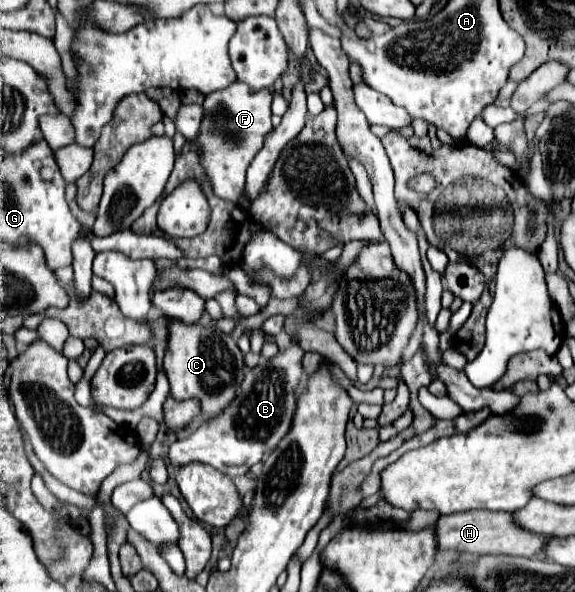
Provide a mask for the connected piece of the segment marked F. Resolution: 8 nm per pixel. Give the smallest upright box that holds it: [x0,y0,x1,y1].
[195,83,271,203]

